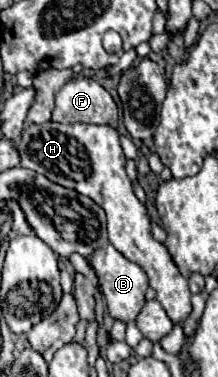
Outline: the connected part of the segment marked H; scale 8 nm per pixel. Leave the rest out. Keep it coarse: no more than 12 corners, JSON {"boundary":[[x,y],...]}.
{"boundary":[[29,124],[21,166],[107,212],[109,242],[149,276],[173,324],[187,278],[149,232],[119,132]]}

